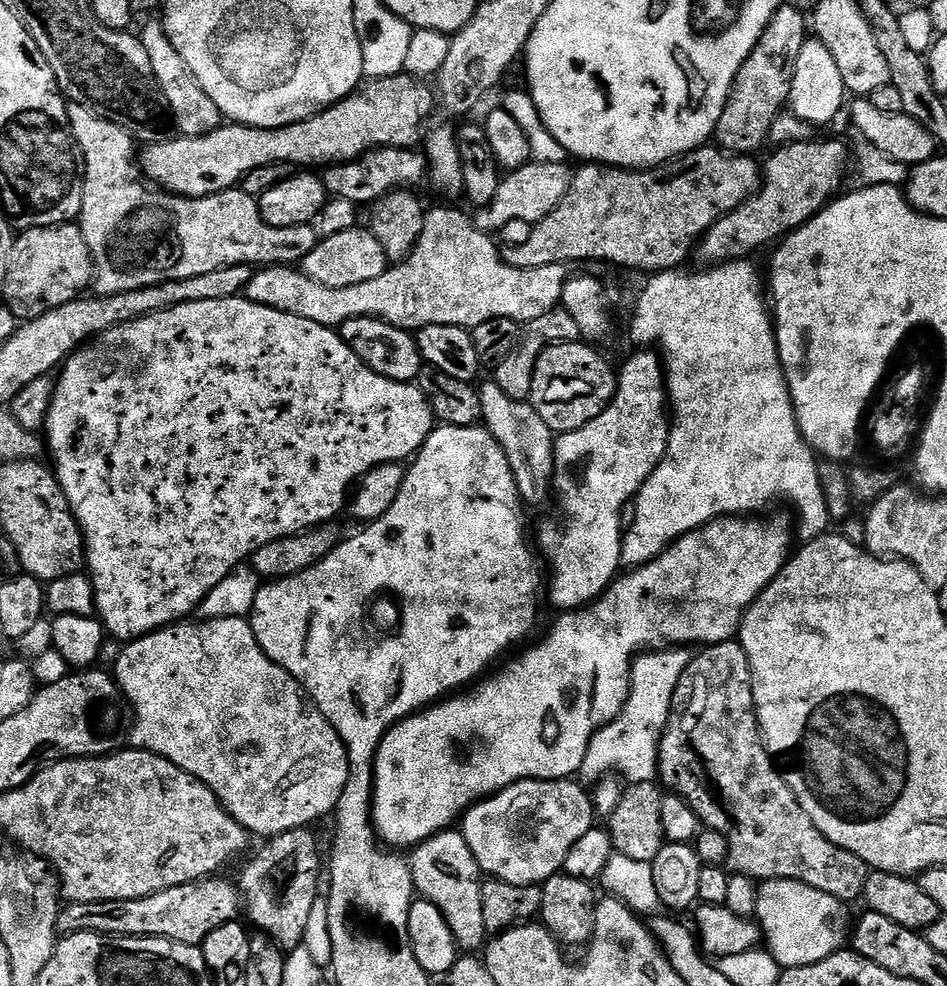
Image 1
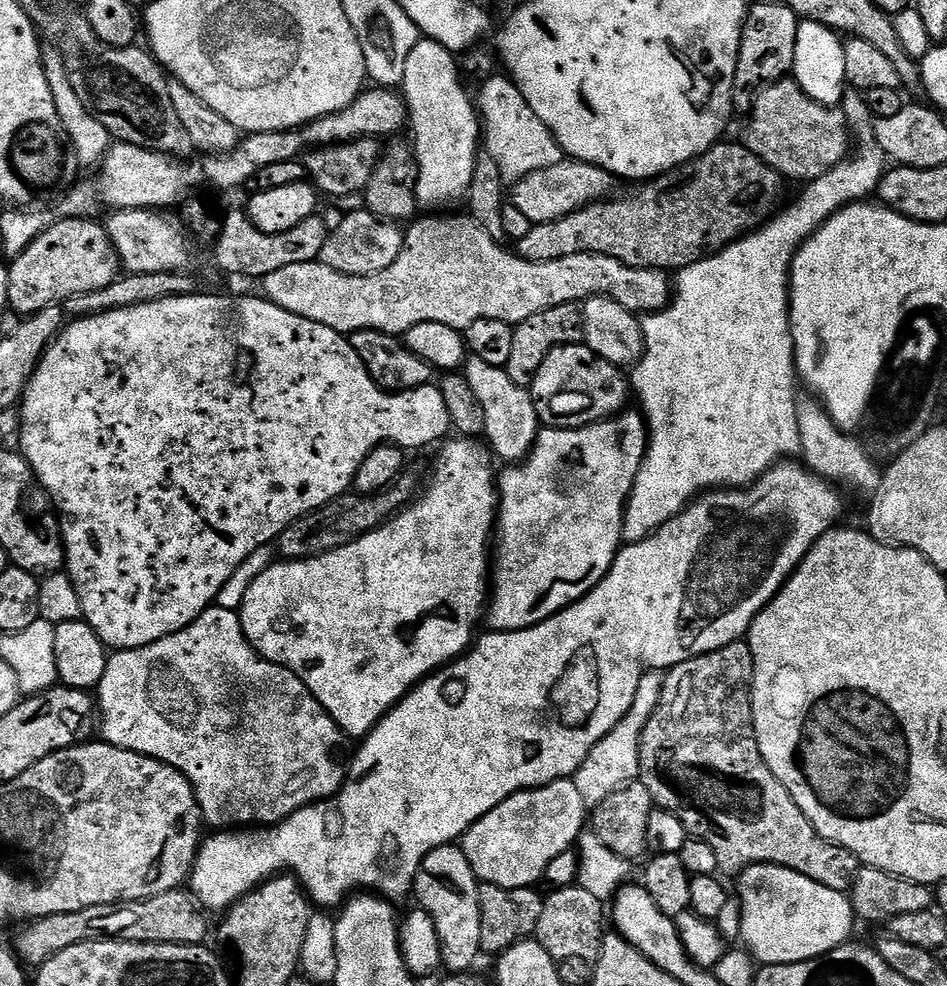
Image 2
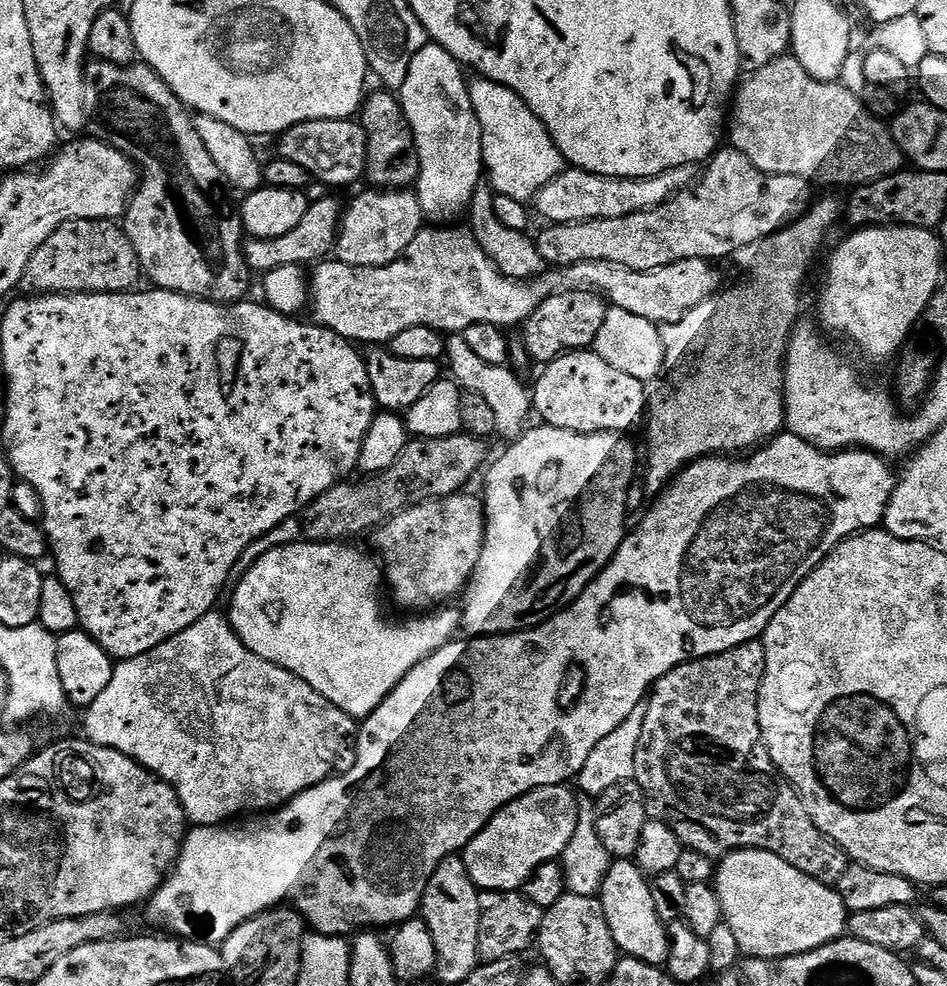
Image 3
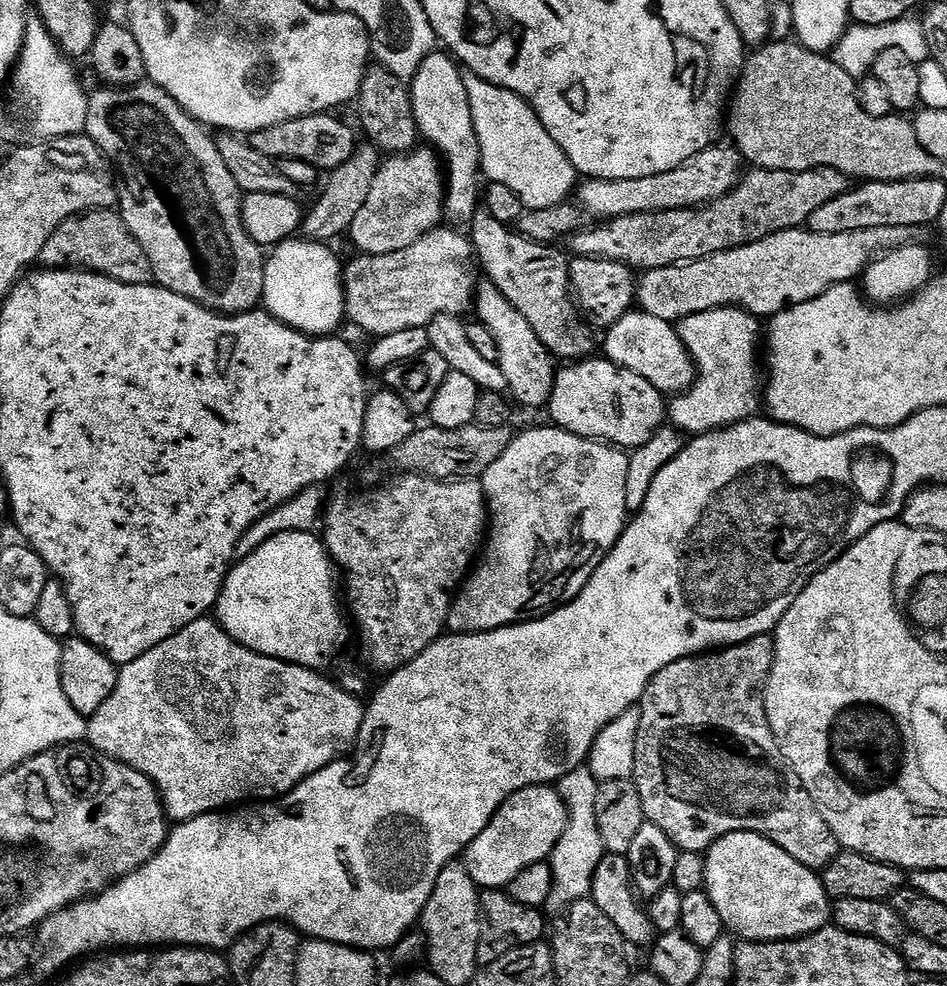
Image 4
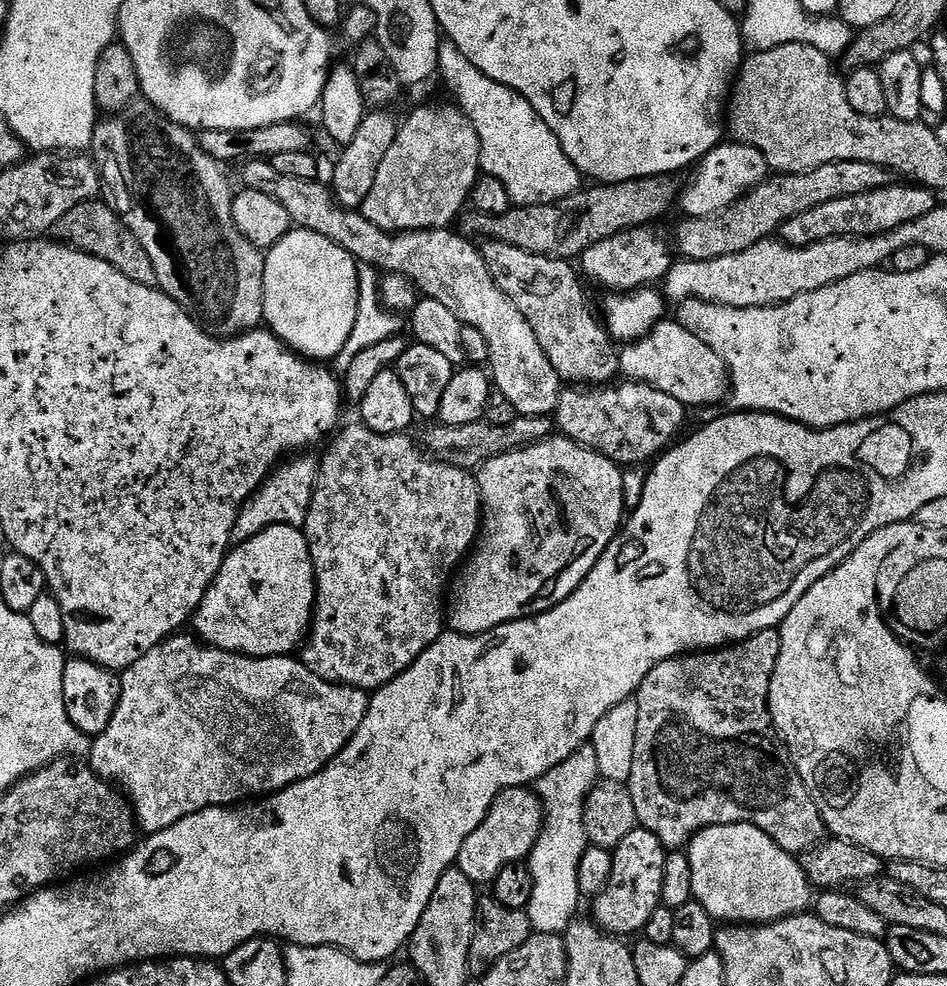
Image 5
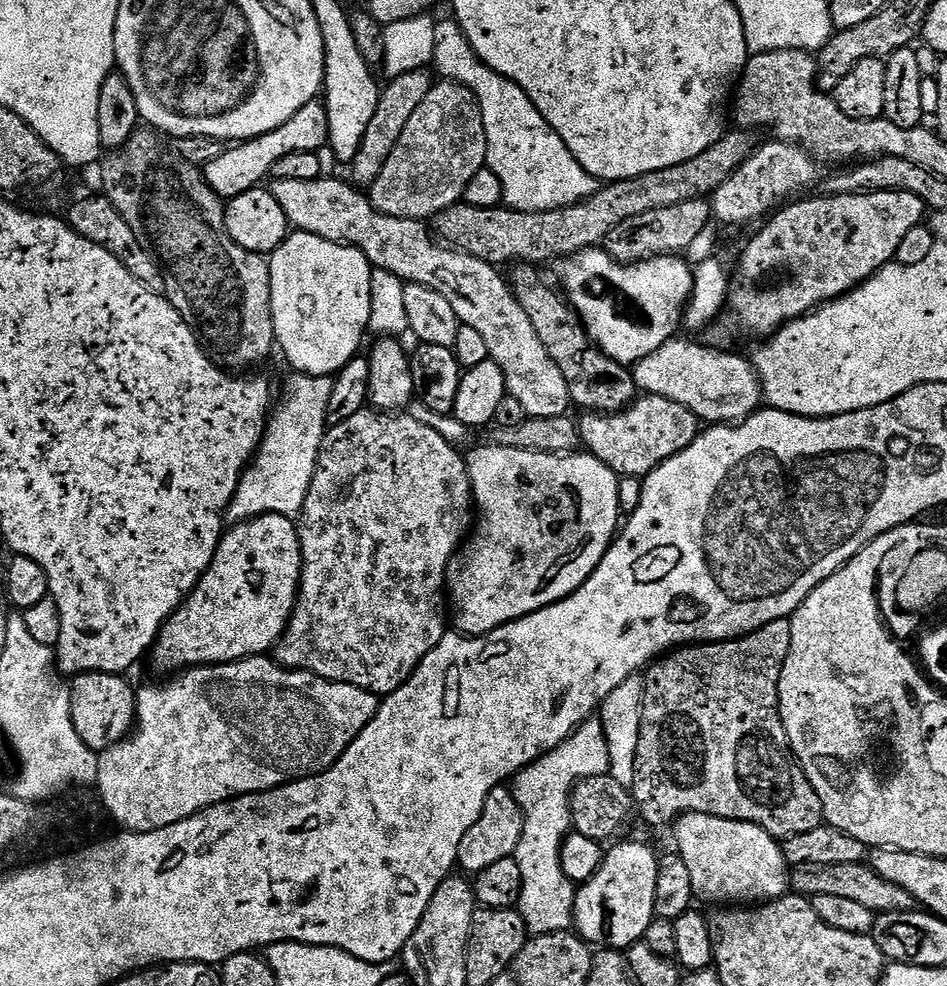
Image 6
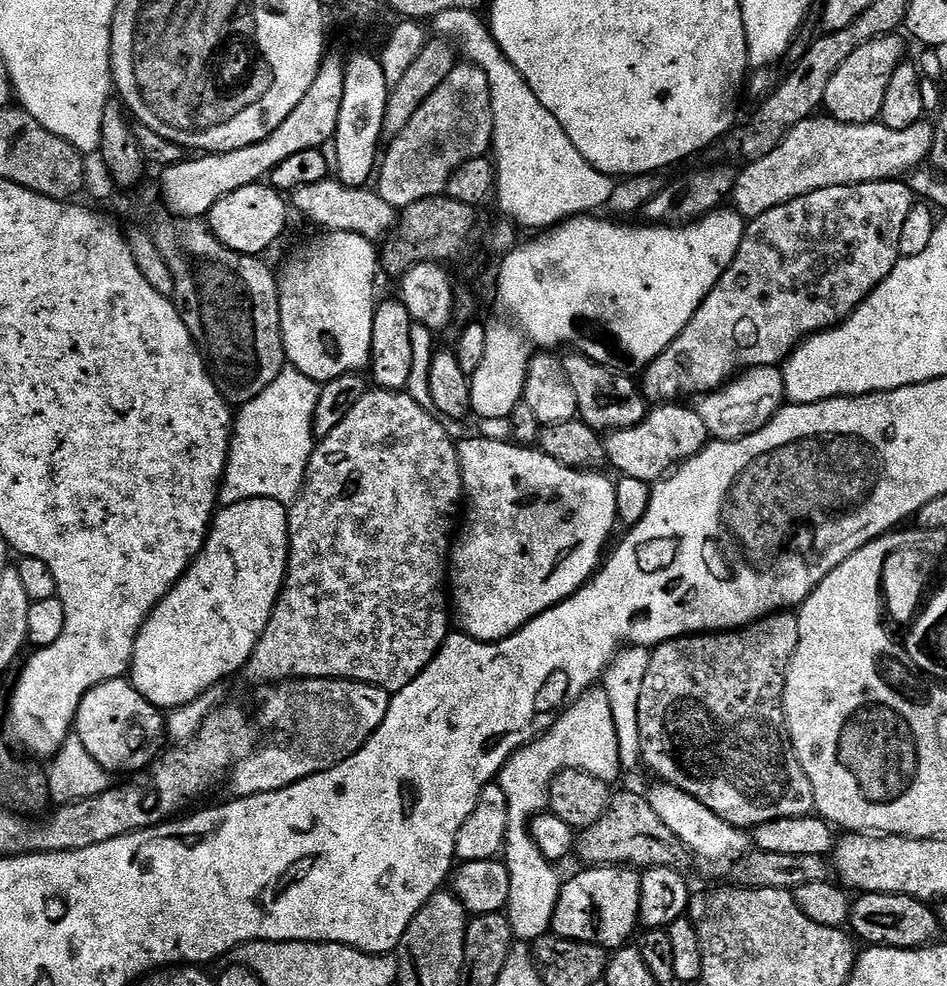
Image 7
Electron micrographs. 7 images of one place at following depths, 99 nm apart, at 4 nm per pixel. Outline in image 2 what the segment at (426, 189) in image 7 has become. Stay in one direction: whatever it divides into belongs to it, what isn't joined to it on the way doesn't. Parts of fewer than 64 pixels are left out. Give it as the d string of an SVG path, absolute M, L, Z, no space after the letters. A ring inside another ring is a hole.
M370 211L348 212L338 230L329 232L326 246L322 246L320 263L351 276L365 276L386 270L404 249L405 229L399 223L381 220Z

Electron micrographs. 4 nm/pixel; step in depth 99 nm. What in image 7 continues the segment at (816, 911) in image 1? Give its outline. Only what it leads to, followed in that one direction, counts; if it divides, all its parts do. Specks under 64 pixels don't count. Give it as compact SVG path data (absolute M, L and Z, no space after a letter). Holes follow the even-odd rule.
M656 782L652 792L647 793L647 798L650 806L654 806L655 812L658 813L658 818L662 818L662 822L666 822L666 827L674 830L674 834L678 834L678 838L693 857L697 856L698 859L705 860L708 864L724 864L727 860L735 862L741 856L748 855L750 851L749 833L718 818L714 810L702 806L702 802L686 794L686 790L678 790L673 784Z

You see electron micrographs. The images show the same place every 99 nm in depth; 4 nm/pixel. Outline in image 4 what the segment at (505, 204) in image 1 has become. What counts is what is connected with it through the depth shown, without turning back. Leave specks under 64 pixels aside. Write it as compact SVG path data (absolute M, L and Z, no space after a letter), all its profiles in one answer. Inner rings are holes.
M713 146L702 150L702 154L694 154L694 158L682 162L682 166L674 170L666 170L666 174L650 174L650 178L585 179L575 189L575 203L587 215L589 212L590 215L597 216L595 219L600 222L630 214L682 210L713 204L715 200L725 196L730 189L735 188L740 183L742 175L740 152L734 146L720 147Z

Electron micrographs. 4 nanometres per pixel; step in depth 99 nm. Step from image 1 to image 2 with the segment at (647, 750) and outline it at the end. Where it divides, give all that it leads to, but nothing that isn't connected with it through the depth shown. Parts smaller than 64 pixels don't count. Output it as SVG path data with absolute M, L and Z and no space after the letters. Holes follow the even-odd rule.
M664 672L644 673L626 718L622 718L622 722L618 722L618 726L614 726L614 730L610 730L610 734L606 734L606 738L602 738L602 742L598 742L594 750L586 754L586 762L578 766L574 779L578 794L582 794L582 802L589 809L595 810L599 804L606 802L606 798L610 798L610 794L614 794L614 790L622 790L622 786L633 783L639 777L642 730L646 730L646 722L650 722L650 714L654 714L658 698L662 698L664 678Z

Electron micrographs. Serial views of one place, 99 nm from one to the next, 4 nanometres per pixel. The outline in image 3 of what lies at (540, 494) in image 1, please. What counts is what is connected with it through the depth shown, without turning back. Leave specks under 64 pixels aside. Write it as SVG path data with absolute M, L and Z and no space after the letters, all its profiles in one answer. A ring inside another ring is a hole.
M452 334L446 340L446 368L450 371L451 379L460 385L465 393L473 392L482 395L483 399L489 403L494 410L497 428L495 435L497 437L505 436L505 441L516 440L526 430L529 423L528 415L533 415L532 394L529 385L524 385L519 380L517 373L511 367L490 366L490 362L482 362L474 350L464 340L463 335Z

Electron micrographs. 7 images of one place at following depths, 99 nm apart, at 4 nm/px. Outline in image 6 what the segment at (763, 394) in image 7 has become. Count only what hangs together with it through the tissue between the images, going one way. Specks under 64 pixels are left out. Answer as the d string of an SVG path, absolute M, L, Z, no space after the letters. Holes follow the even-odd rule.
M680 339L667 340L665 344L658 346L658 350L654 350L654 354L646 354L646 358L634 365L632 377L641 393L670 398L686 406L686 410L690 410L696 415L697 420L708 426L737 423L761 407L760 380L756 376L756 369L745 357L743 360L732 352L719 352L716 348L707 348L704 344L691 344L688 340Z

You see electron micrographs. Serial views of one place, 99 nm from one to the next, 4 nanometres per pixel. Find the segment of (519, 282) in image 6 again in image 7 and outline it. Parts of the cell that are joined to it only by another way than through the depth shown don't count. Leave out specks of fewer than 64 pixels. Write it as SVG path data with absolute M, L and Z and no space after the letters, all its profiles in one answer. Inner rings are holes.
M583 354L572 355L576 356L563 357L564 369L570 378L570 386L574 386L574 398L578 398L579 419L583 420L586 426L590 426L595 432L607 434L638 426L638 422L646 418L650 411L649 401L641 385L632 381L635 379L631 375L596 364Z

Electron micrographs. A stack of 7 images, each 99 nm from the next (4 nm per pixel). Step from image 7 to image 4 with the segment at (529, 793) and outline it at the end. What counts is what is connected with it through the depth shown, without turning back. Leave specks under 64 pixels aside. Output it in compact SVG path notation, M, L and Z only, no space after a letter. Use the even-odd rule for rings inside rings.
M581 766L570 770L558 782L558 791L568 807L568 825L558 838L558 846L554 846L550 857L552 873L554 874L554 886L548 899L546 908L549 913L560 914L568 905L579 900L589 899L592 895L592 883L594 882L594 870L598 870L598 862L602 862L605 850L602 846L602 834L598 834L598 818L596 817L596 799L601 781L594 778L594 774L587 766Z

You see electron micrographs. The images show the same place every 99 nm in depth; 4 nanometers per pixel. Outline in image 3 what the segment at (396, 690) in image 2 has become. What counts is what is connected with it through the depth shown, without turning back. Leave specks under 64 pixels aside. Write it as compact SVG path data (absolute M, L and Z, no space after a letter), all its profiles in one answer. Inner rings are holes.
M297 542L278 546L274 550L262 554L262 558L258 558L258 562L254 562L245 576L235 581L234 587L231 589L231 592L233 591L232 605L226 609L226 615L232 624L232 629L238 634L238 638L242 638L244 645L254 654L258 654L258 658L266 658L266 662L274 662L278 666L290 670L290 674L294 674L298 678L302 678L302 682L314 686L314 690L318 690L318 694L322 694L322 698L326 698L326 702L334 702L334 706L338 706L338 710L350 714L357 722L363 722L371 712L378 710L378 706L382 706L382 702L392 693L394 686L398 686L398 682L402 682L402 678L406 678L406 674L410 674L410 670L414 670L414 666L418 666L418 662L430 658L430 654L434 654L439 648L449 644L451 640L457 639L458 633L461 631L460 608L441 606L427 614L412 614L404 618L408 620L388 621L388 616L384 613L384 604L380 601L380 588L382 592L386 584L381 565L371 555L369 555L370 557L363 556L358 549L348 547L352 546L344 542L327 544Z

